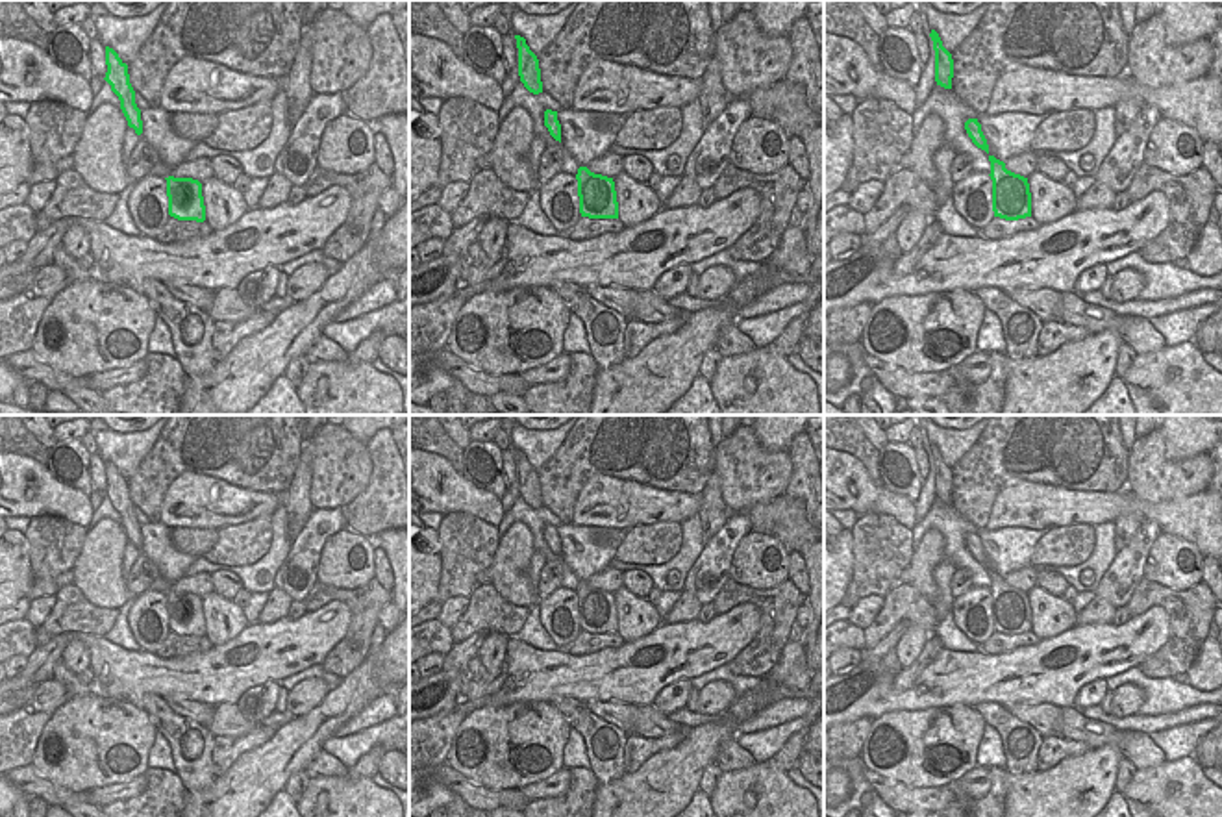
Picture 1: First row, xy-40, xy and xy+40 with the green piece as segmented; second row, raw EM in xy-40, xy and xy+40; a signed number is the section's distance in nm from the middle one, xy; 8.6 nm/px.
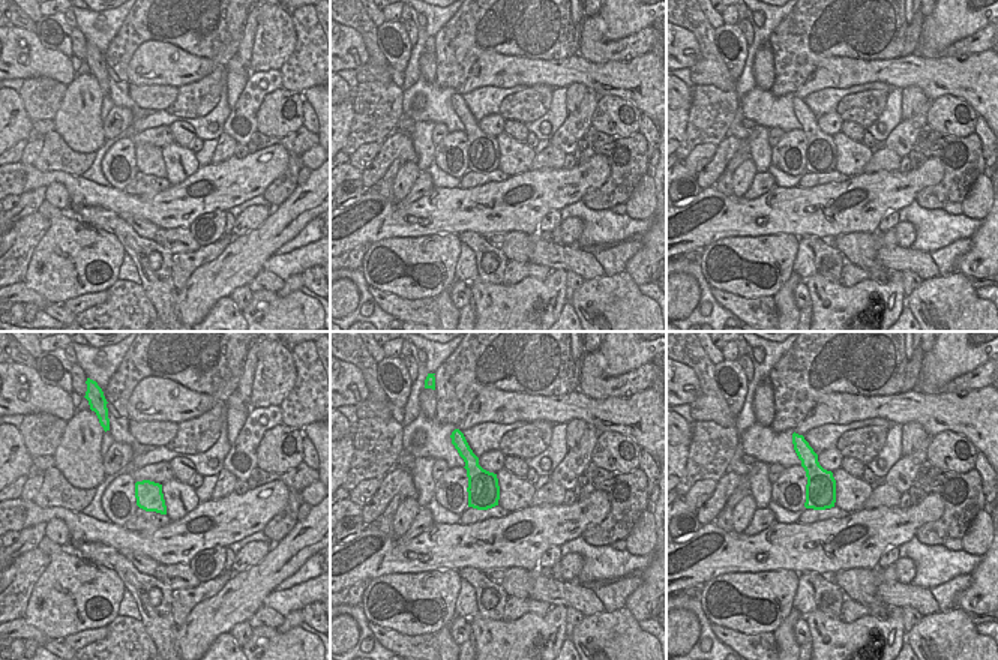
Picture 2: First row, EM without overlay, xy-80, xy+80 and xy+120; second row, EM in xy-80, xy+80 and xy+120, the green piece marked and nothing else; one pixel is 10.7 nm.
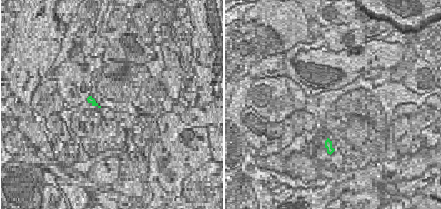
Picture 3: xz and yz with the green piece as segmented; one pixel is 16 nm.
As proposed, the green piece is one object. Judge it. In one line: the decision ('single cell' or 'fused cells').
single cell

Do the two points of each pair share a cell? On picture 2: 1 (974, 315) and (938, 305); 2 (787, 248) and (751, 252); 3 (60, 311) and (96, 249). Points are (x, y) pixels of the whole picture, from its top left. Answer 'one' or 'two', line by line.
1: one
2: one
3: two

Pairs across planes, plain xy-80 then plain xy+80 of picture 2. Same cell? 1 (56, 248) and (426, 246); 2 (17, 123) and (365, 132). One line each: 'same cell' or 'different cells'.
1: same cell
2: different cells

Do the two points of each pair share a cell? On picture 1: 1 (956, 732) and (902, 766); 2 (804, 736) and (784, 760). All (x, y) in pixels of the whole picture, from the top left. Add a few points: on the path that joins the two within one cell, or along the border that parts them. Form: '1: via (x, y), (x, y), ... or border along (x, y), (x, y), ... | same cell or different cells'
1: via (943, 738), (926, 743), (915, 753) | same cell
2: via (798, 741), (787, 754) | same cell

